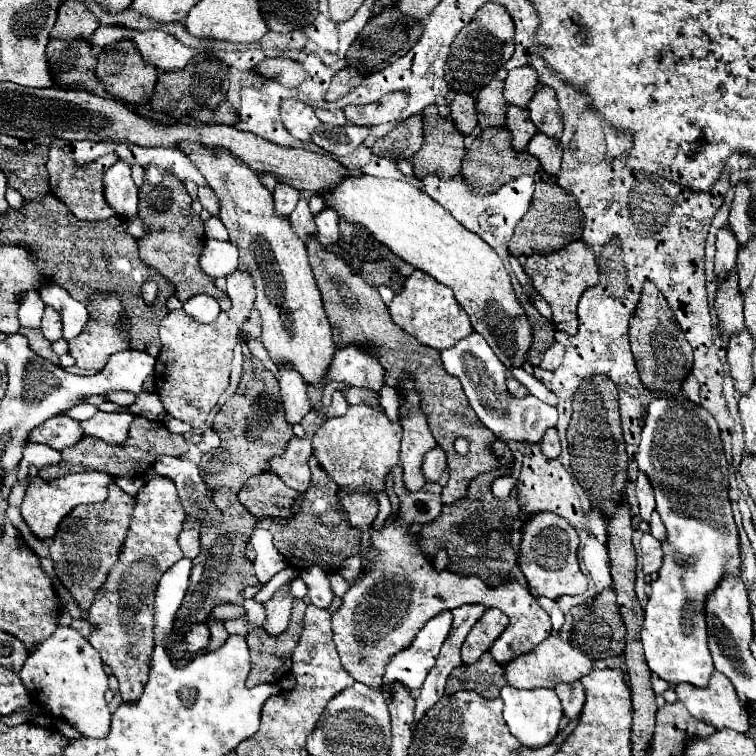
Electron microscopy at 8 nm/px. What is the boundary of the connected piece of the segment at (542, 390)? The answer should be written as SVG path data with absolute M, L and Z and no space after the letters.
M512 368L512 376L516 378L516 380L520 380L526 388L528 388L528 392L532 394L532 396L536 396L536 398L540 398L542 402L546 402L546 404L552 404L552 406L556 406L556 396L540 382L540 380L536 380L534 376L530 376L530 374L526 374L522 368Z

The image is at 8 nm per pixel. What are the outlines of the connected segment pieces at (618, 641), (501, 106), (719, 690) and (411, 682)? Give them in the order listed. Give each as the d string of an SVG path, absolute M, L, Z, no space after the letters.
M612 588L602 590L590 604L574 606L570 610L570 614L574 618L574 626L572 626L572 634L570 634L570 644L572 646L580 648L592 660L614 658L614 656L620 656L624 652L624 634L626 634L626 628L624 628L620 612L618 612L616 594L614 594Z
M492 80L484 86L476 98L476 112L478 112L478 126L484 128L502 128L506 118L506 102L502 96L504 82Z
M714 672L706 688L696 688L694 684L676 686L678 700L688 708L688 712L714 728L732 728L736 732L748 730L748 710L742 700L738 700L732 682Z
M451 611L442 612L428 621L408 648L402 648L396 656L392 656L384 674L384 684L390 686L398 680L410 690L418 690L430 668L436 664L436 656L451 630L452 622Z

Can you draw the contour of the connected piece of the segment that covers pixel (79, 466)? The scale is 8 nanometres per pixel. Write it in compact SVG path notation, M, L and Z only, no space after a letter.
M134 416L132 428L130 428L130 442L126 442L122 446L110 446L104 440L84 436L72 448L62 450L62 462L60 464L44 468L40 472L40 476L44 480L54 480L54 478L66 476L66 474L74 474L74 472L102 470L102 472L108 472L114 478L120 478L120 476L142 478L144 472L148 472L152 468L152 460L156 460L156 456L164 456L164 454L166 456L182 456L186 452L188 452L188 442L186 442L184 436L168 432L168 428L164 428L164 424L158 422L158 420L148 420L144 416Z

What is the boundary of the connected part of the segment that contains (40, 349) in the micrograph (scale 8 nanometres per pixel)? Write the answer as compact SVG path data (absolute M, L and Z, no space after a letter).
M20 328L20 332L28 338L28 342L30 342L30 348L38 354L38 356L42 356L42 358L46 358L48 362L52 362L52 364L56 364L58 366L58 356L54 354L54 350L52 350L52 344L42 336L42 332L40 330L32 330L32 328Z

